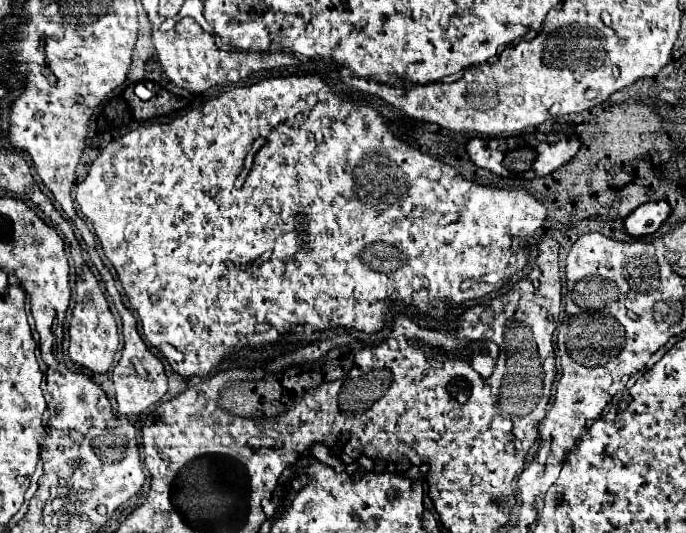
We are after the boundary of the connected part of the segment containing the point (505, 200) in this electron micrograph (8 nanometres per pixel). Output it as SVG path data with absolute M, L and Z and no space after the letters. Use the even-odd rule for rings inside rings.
M290 75L287 78L263 80L263 82L257 82L251 86L231 88L229 92L205 102L201 108L191 110L189 114L179 116L167 124L139 126L133 132L113 140L91 164L87 178L77 186L75 200L81 208L81 212L91 220L95 236L99 238L105 256L115 266L131 308L137 310L137 314L141 316L145 340L149 344L153 344L155 348L159 348L161 344L175 346L183 354L183 360L169 362L170 366L173 371L179 372L183 376L193 376L193 374L209 374L213 370L213 366L217 366L229 354L229 348L265 346L267 342L277 342L279 336L283 332L293 330L295 324L303 324L307 332L325 330L325 328L333 328L333 326L345 326L345 328L365 330L371 334L371 332L377 332L383 328L383 314L395 302L403 302L401 308L415 304L421 314L443 318L447 306L457 306L465 300L481 298L503 286L503 282L499 282L499 284L493 284L487 288L461 290L459 286L465 278L481 278L489 272L503 268L505 264L507 264L507 270L505 270L503 280L507 280L511 274L521 270L527 264L527 254L523 252L523 260L515 262L513 260L515 254L509 250L511 238L513 236L527 238L537 228L541 228L543 218L547 214L545 206L523 190L495 190L495 188L485 188L475 182L469 182L469 180L461 178L447 164L441 166L439 176L431 176L435 162L429 162L429 160L433 160L433 158L429 158L427 154L423 154L423 152L407 146L399 138L395 138L389 132L389 128L385 126L383 118L371 106L359 106L359 104L341 100L339 96L335 96L331 92L331 88L327 84L323 84L321 78L317 78L317 75ZM291 130L299 130L299 166L279 166L279 184L273 184L273 192L267 194L267 188L263 188L263 190L259 188L259 200L251 200L249 192L255 192L255 190L251 190L251 186L249 188L235 186L235 180L243 168L245 154L249 152L255 138L259 138L259 136L265 138L267 134L273 134L273 132L275 134L281 132L281 136L289 136ZM391 246L395 246L397 252L403 256L391 258Z

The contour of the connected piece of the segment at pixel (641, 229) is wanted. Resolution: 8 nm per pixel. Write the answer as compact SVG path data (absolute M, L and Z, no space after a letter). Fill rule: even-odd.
M647 202L637 210L633 210L623 220L623 226L629 236L645 236L645 234L653 234L667 216L669 216L667 202Z

